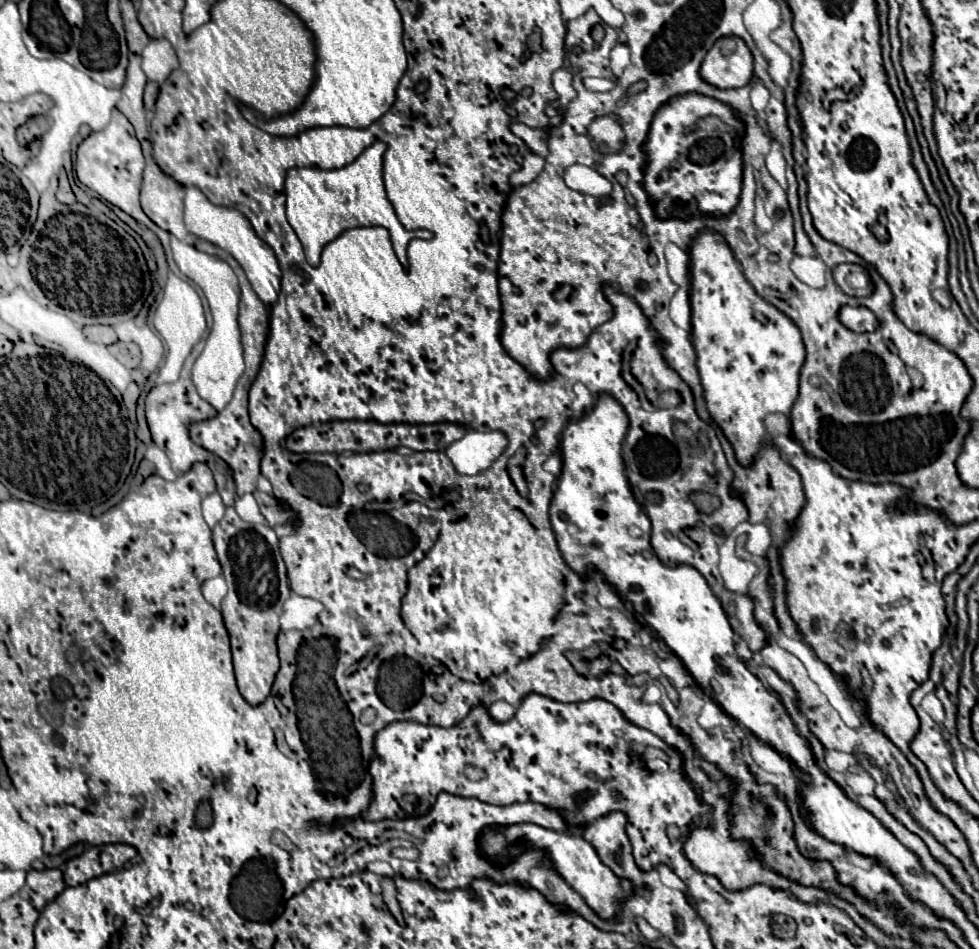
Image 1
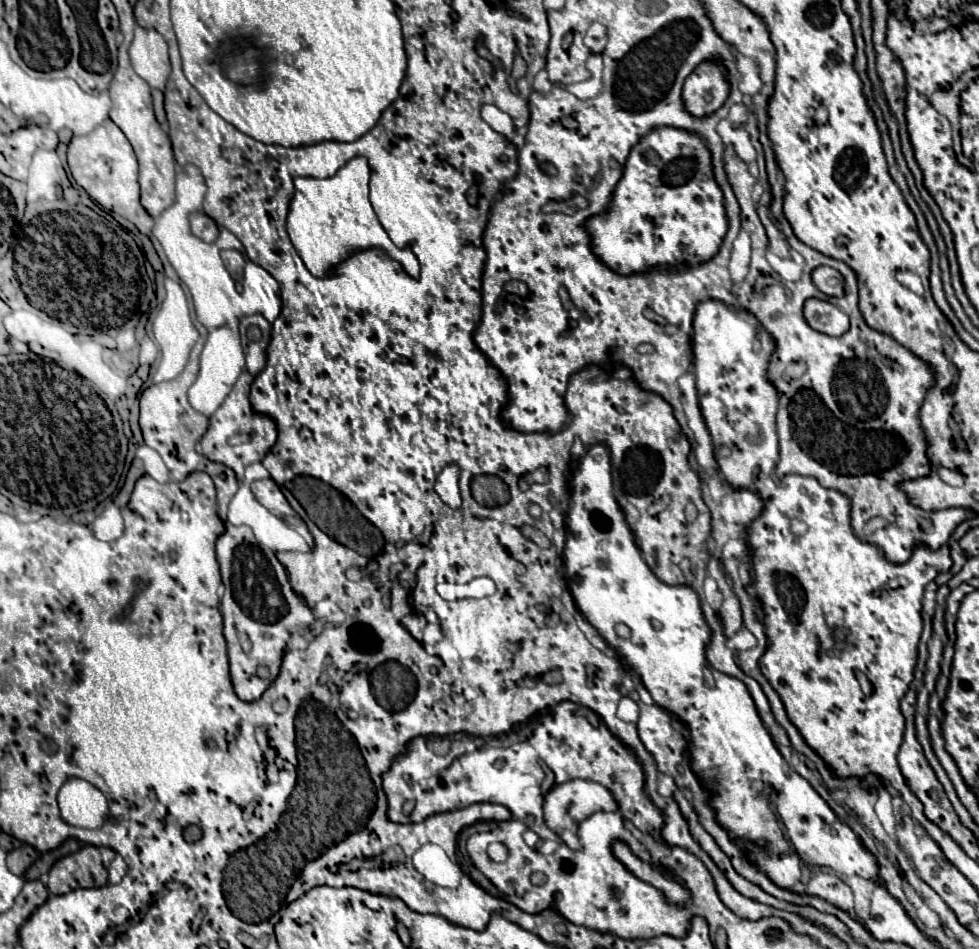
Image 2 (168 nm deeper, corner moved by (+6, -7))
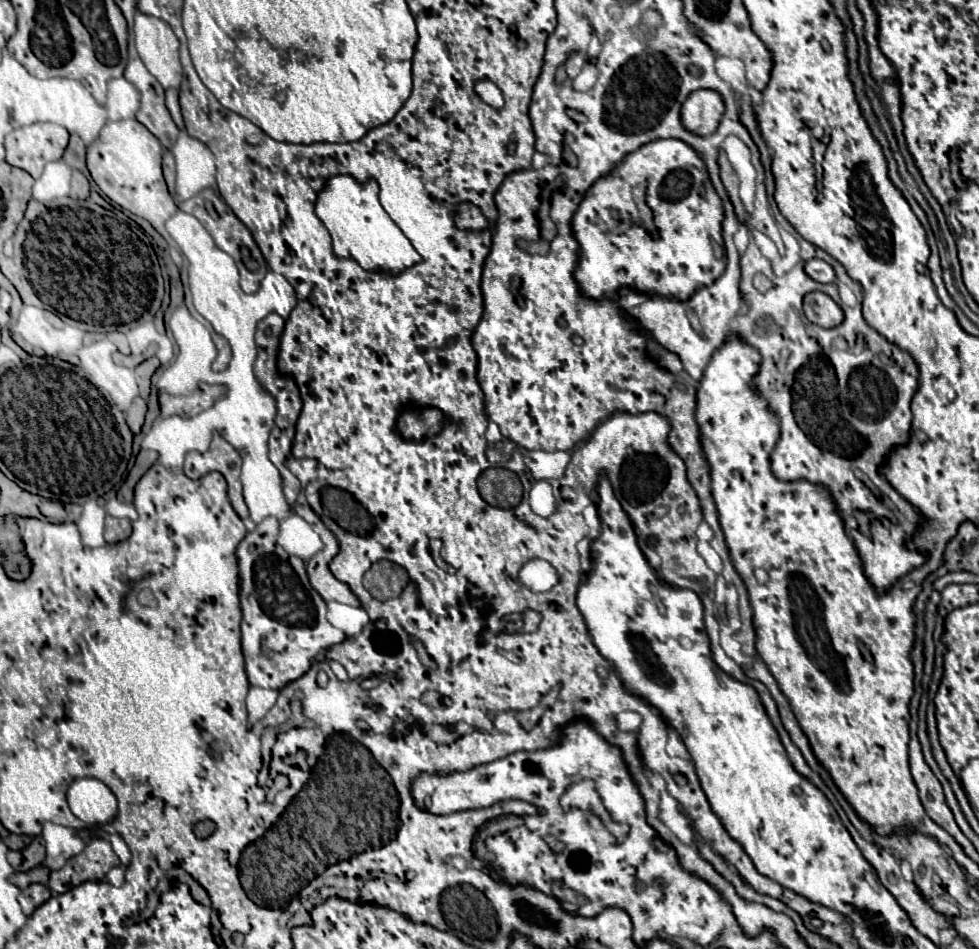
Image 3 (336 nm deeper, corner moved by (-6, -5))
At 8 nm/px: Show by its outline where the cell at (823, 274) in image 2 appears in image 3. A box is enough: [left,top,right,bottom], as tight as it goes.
[804,258,836,282]

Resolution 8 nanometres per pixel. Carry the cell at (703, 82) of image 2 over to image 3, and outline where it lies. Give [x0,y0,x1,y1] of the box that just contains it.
[682,90,724,136]

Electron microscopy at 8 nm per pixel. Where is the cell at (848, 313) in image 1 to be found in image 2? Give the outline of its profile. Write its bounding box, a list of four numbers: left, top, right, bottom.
[804,298,850,336]

